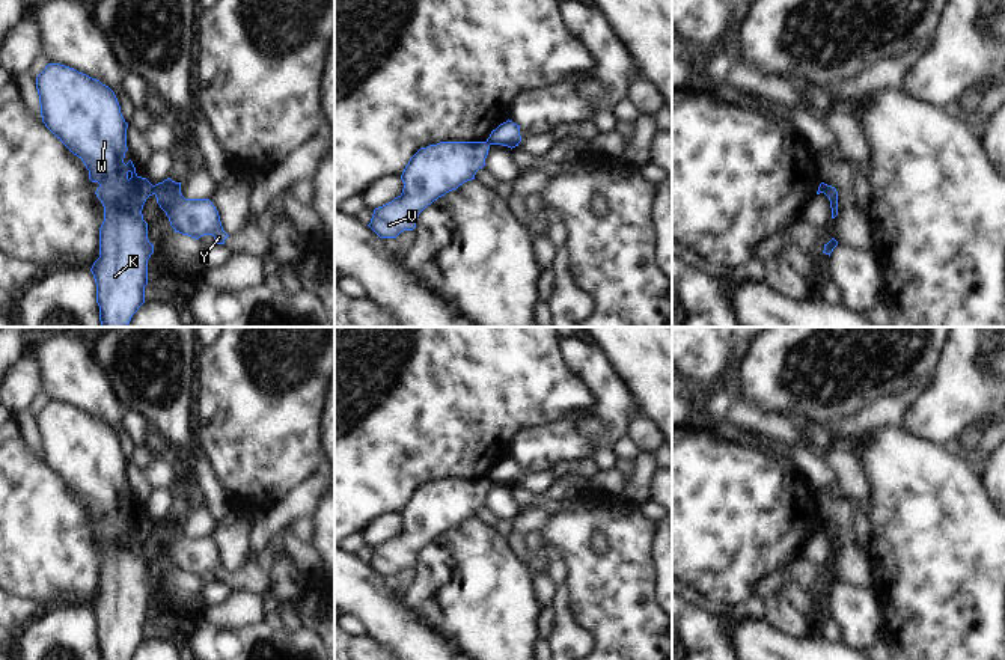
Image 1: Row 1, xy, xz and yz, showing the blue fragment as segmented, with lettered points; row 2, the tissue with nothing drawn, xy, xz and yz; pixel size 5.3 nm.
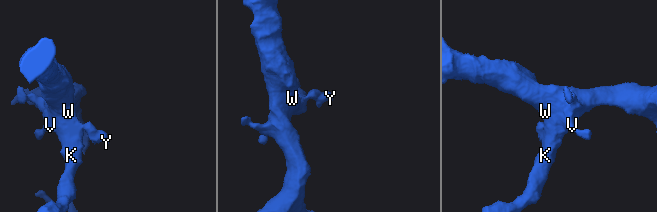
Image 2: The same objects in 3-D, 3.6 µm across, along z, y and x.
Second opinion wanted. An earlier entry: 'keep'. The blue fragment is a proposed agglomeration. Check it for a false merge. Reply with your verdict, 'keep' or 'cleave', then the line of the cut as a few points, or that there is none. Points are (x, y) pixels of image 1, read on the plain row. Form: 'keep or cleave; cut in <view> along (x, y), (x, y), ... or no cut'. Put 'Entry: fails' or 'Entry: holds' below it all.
cleave; cut in xy along (151, 523), (154, 531)
Entry: fails

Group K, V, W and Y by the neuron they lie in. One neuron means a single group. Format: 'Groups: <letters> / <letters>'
Groups: K V W / Y

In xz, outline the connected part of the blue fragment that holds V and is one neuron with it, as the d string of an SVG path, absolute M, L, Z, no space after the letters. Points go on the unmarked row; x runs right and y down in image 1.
M440 479L420 485L405 503L402 530L374 547L368 562L380 576L413 568L419 552L438 535L475 517L485 503L488 479Z

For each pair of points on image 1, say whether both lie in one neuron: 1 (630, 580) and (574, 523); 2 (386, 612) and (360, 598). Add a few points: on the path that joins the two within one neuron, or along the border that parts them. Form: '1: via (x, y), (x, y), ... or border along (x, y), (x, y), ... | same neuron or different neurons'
1: via (610, 580), (574, 543) | same neuron
2: via (380, 611), (366, 598) | same neuron

